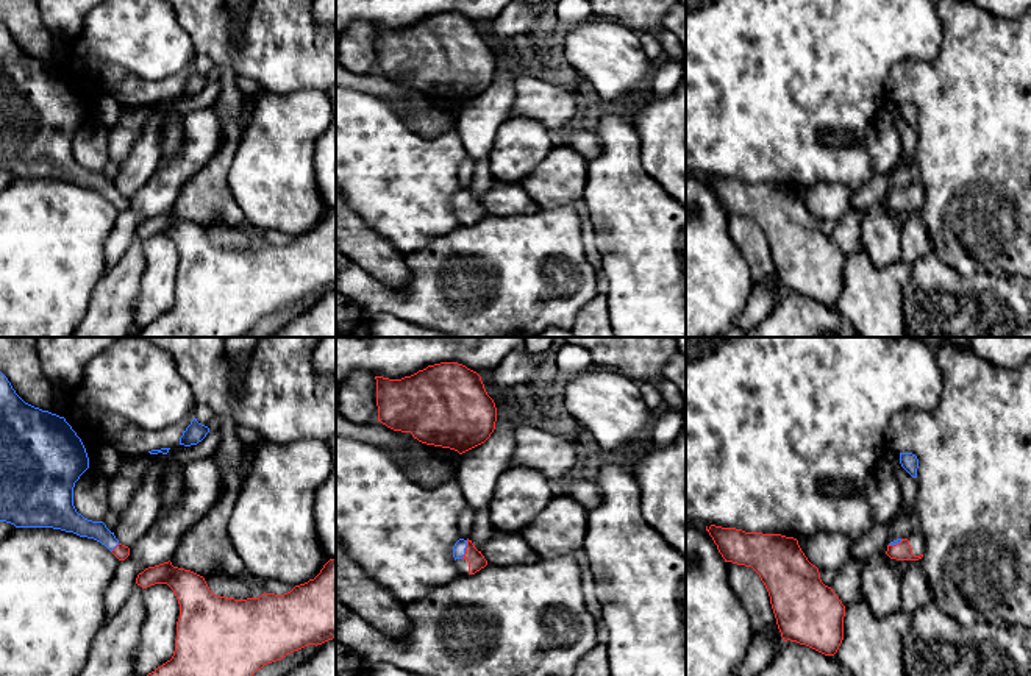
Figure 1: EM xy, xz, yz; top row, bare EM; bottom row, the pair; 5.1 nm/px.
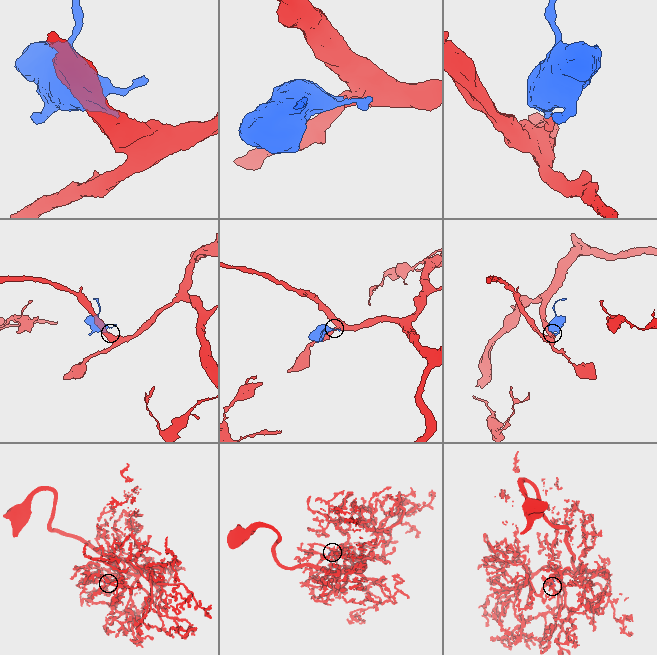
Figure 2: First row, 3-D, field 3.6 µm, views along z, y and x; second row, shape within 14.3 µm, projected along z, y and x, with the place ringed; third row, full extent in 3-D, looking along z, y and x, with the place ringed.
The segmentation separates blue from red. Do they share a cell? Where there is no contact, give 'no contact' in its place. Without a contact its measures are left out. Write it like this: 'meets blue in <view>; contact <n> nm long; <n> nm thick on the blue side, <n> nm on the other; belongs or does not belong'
meets blue in xz; contact 100 nm long; 70 nm thick on the blue side, 90 nm on the other; belongs

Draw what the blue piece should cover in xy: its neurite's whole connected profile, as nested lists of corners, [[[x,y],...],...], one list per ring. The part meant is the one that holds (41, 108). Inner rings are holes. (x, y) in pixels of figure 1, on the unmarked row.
[[[0,22],[0,172],[94,189],[125,211],[130,198],[73,156],[75,133],[87,119],[86,98],[66,69],[25,53]]]

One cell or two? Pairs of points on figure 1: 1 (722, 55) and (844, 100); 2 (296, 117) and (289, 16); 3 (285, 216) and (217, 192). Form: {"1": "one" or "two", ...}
{"1": "one", "2": "two", "3": "two"}

